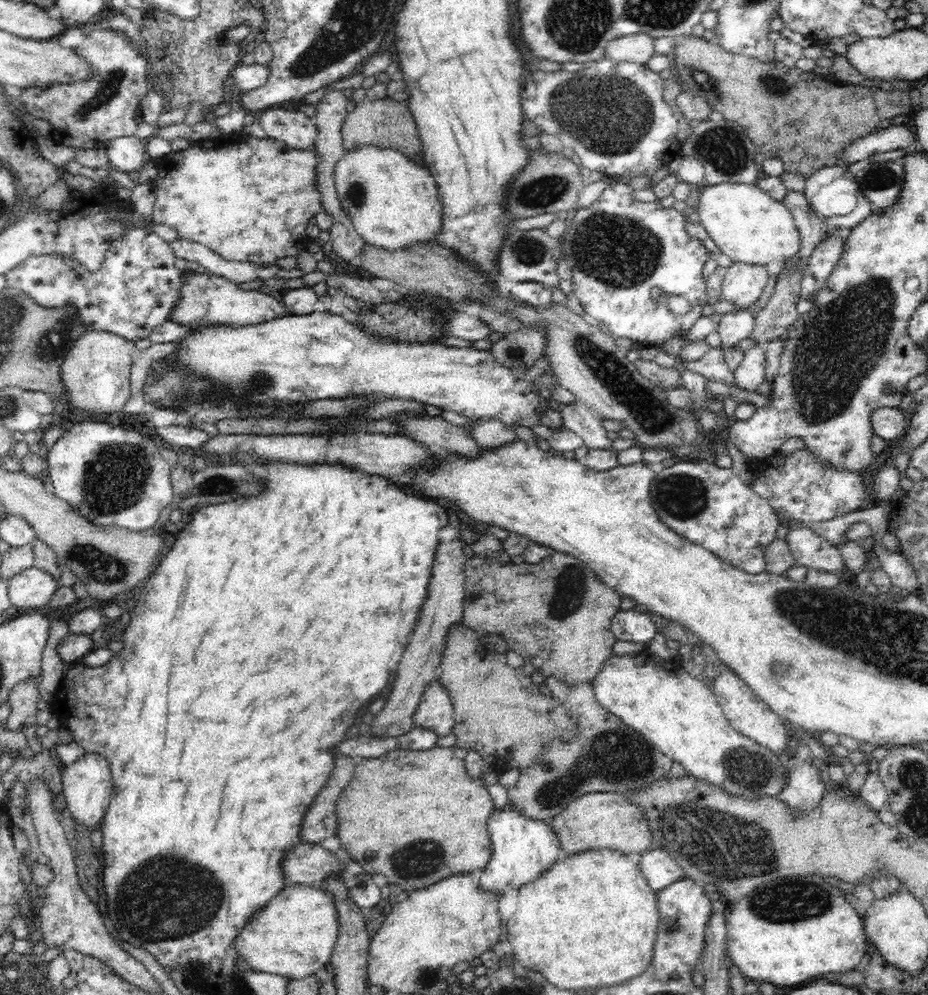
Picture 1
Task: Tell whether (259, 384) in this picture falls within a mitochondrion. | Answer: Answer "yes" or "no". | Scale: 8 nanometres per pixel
yes

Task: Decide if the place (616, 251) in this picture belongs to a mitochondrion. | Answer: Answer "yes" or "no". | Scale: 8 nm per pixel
yes

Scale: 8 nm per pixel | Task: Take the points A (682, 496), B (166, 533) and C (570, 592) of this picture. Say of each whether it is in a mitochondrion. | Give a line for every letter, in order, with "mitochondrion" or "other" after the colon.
A: mitochondrion
B: other
C: mitochondrion

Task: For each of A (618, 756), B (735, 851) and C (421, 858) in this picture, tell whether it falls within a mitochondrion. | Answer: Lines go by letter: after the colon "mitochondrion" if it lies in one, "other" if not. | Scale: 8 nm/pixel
A: mitochondrion
B: mitochondrion
C: mitochondrion

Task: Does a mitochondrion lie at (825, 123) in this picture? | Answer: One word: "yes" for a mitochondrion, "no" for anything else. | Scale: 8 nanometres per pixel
no

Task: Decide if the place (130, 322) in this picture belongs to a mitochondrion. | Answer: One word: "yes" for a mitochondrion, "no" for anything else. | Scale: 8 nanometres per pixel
no

